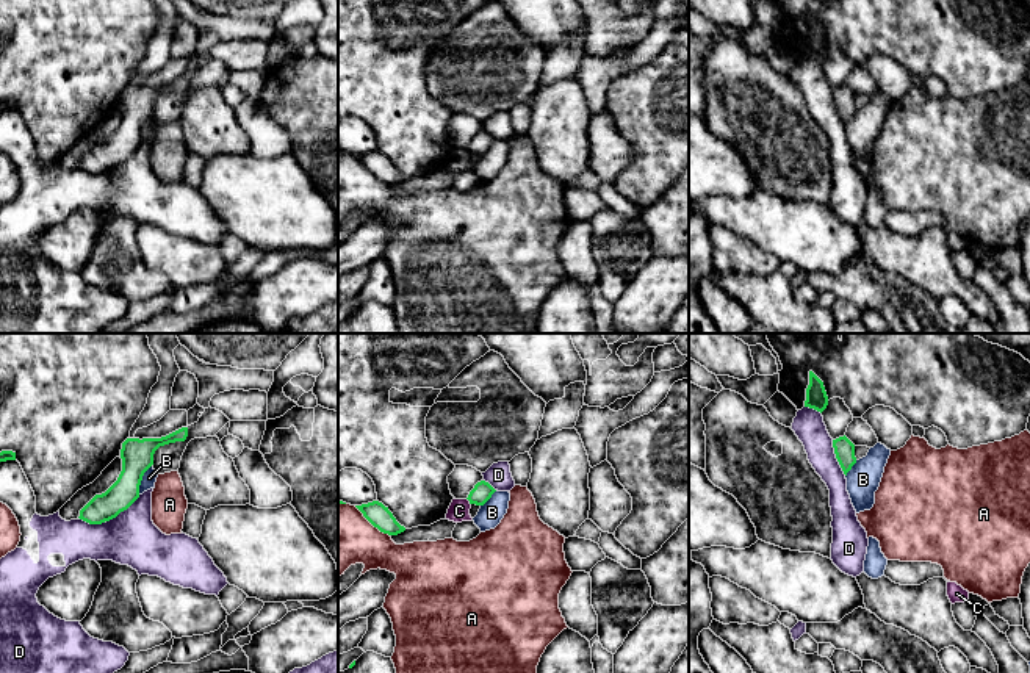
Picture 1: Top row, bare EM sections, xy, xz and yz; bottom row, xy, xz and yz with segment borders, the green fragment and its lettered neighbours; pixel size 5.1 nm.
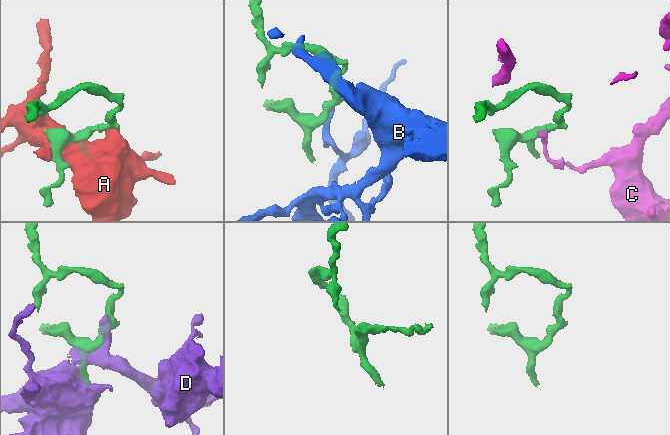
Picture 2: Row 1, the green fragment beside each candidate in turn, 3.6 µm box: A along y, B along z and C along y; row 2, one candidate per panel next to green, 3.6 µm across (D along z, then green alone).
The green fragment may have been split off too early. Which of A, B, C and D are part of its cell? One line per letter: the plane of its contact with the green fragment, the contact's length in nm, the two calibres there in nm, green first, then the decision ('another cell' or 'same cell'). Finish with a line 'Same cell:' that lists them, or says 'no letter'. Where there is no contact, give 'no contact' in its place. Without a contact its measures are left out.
A: meets green in xz; contact 240 nm long; 120 nm thick on the green side, 320 nm on the other; another cell
B: meets green in xy; contact 170 nm long; 160 nm thick on the green side, 70 nm on the other; another cell
C: meets green in xz; contact 40 nm long; 100 nm thick on the green side, 110 nm on the other; another cell
D: meets green in yz; contact 200 nm long; 110 nm thick on the green side, 160 nm on the other; another cell
Same cell: no letter

